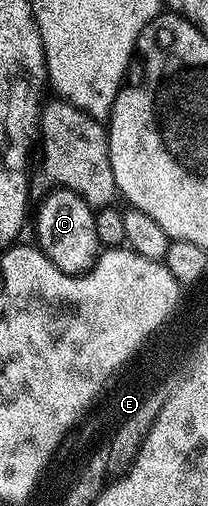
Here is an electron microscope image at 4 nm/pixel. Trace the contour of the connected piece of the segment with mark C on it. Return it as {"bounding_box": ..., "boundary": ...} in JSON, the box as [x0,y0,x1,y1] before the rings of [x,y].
{"bounding_box":[37,188,100,276],"boundary":[[[66,188],[50,190],[47,193],[38,208],[37,247],[42,249],[61,272],[66,272],[69,276],[80,276],[90,270],[100,255],[94,221],[95,209]]]}

